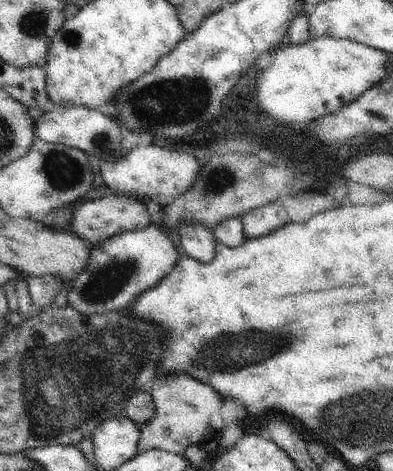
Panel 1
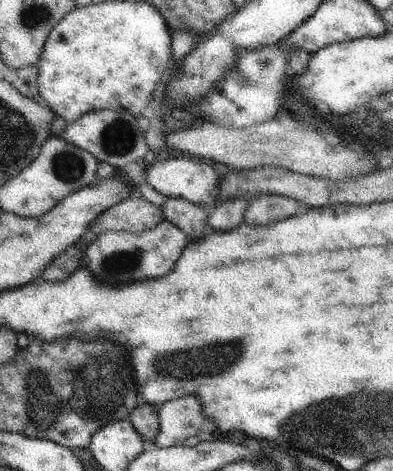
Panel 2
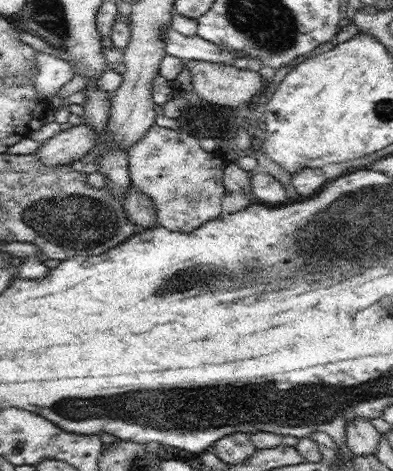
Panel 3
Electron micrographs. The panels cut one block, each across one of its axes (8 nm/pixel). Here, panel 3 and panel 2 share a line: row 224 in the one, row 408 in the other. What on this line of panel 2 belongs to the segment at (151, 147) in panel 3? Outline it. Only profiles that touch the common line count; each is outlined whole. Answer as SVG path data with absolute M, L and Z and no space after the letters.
M185 396L173 402L167 402L159 408L159 436L153 442L155 448L177 448L183 446L183 440L197 436L203 424L201 402L199 398Z

